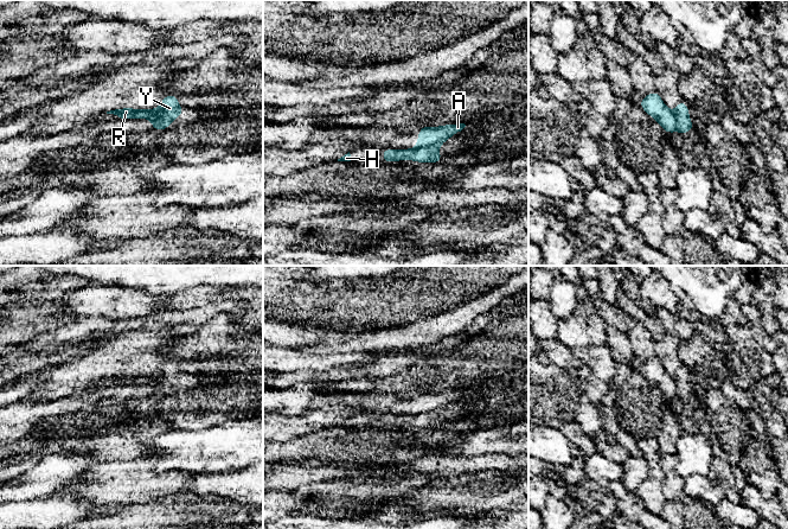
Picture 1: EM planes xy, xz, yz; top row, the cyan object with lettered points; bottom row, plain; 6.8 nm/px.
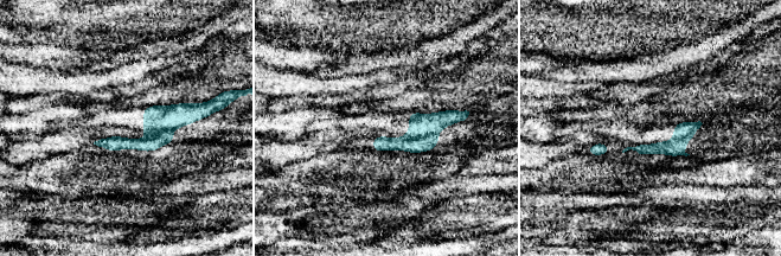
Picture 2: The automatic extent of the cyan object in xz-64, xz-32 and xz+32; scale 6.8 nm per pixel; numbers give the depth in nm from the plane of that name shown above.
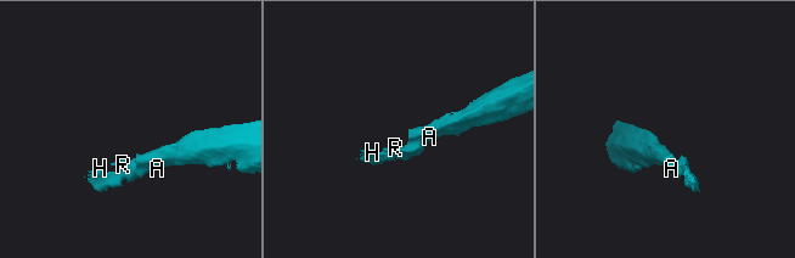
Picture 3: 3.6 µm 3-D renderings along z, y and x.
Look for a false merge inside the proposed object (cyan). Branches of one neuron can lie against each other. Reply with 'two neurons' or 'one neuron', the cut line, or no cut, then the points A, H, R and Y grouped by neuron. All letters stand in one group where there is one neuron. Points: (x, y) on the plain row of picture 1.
two neurons; cut in xz along (441, 407), (416, 414); A / H R Y

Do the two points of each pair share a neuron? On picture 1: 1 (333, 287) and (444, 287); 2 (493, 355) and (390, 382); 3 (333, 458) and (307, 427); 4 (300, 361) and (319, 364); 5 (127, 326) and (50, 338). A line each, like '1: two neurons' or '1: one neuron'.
1: one neuron
2: one neuron
3: two neurons
4: one neuron
5: one neuron

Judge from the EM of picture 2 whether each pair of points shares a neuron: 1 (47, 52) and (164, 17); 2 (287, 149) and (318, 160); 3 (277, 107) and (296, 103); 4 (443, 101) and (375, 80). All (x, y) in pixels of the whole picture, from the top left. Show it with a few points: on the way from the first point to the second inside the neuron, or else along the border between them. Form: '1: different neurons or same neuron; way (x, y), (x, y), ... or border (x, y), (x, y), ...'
1: different neurons; border (70, 40), (43, 38), (36, 42)
2: different neurons; border (317, 153), (306, 160), (293, 161), (283, 167)
3: same neuron; way (282, 104), (292, 103)
4: different neurons; border (411, 72), (401, 80), (378, 83), (365, 90)

